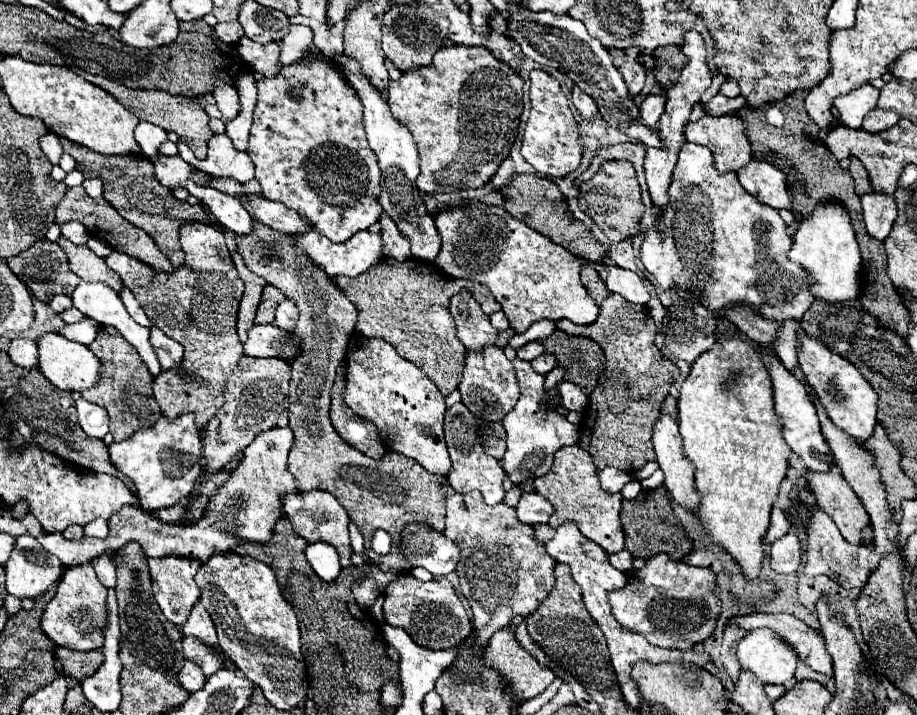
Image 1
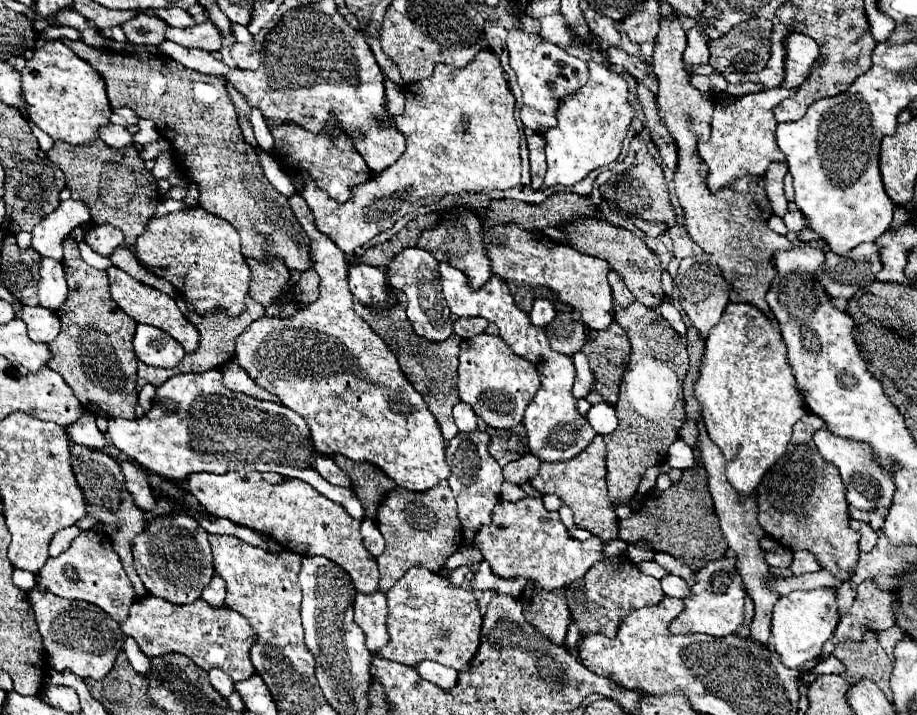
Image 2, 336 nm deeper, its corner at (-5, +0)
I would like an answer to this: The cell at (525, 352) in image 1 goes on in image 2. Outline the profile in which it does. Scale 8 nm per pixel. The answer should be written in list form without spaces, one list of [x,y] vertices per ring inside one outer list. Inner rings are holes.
[[[538,298],[538,300],[534,302],[534,308],[532,308],[532,312],[530,312],[530,320],[532,320],[534,326],[544,328],[554,316],[556,316],[556,310],[554,310],[554,304],[552,304],[550,300]]]

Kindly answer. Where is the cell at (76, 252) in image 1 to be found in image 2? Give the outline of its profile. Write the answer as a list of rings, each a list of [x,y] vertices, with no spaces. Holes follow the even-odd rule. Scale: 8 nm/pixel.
[[[70,238],[64,240],[64,276],[68,284],[68,298],[66,302],[54,310],[54,314],[60,318],[60,334],[48,342],[50,358],[48,358],[48,368],[56,370],[64,382],[72,388],[74,396],[80,400],[84,410],[88,410],[94,416],[102,418],[132,418],[134,406],[138,404],[138,392],[136,392],[136,354],[132,350],[132,334],[136,332],[136,322],[120,310],[110,294],[108,294],[108,276],[104,270],[96,270],[88,266],[80,252],[78,244],[72,242]]]

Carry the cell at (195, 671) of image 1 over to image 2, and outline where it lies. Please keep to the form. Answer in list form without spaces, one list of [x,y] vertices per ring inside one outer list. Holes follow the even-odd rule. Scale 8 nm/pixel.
[[[210,670],[208,672],[208,678],[210,678],[210,684],[222,694],[222,696],[230,696],[234,692],[234,682],[232,678],[224,672],[224,670]]]

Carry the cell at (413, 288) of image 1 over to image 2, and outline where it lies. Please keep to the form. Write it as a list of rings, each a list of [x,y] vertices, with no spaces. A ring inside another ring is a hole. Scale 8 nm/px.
[[[356,304],[354,312],[394,352],[404,376],[422,394],[428,410],[434,414],[444,440],[452,440],[458,434],[454,418],[452,418],[452,408],[460,402],[458,388],[456,388],[456,384],[458,384],[456,366],[458,366],[458,350],[460,350],[460,340],[462,338],[456,336],[456,334],[452,334],[444,342],[424,342],[424,338],[416,338],[416,334],[412,334],[412,324],[408,322],[408,318],[404,314],[404,304],[396,304],[396,306],[392,306],[392,310],[372,310],[372,306]]]

